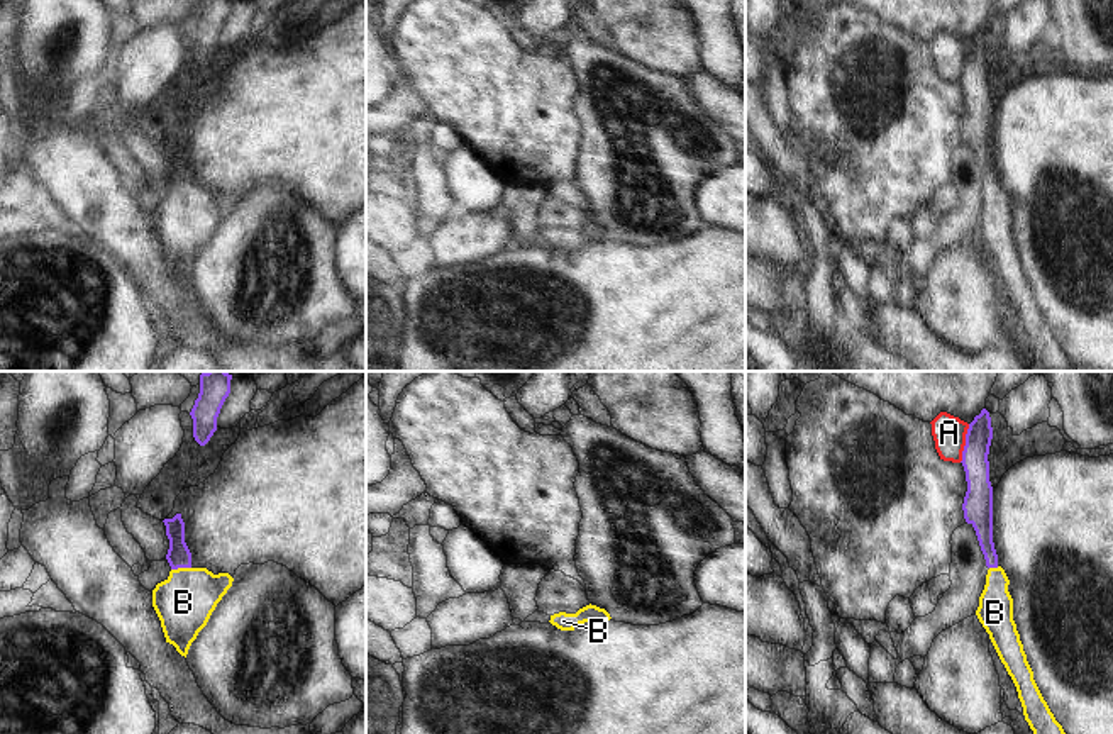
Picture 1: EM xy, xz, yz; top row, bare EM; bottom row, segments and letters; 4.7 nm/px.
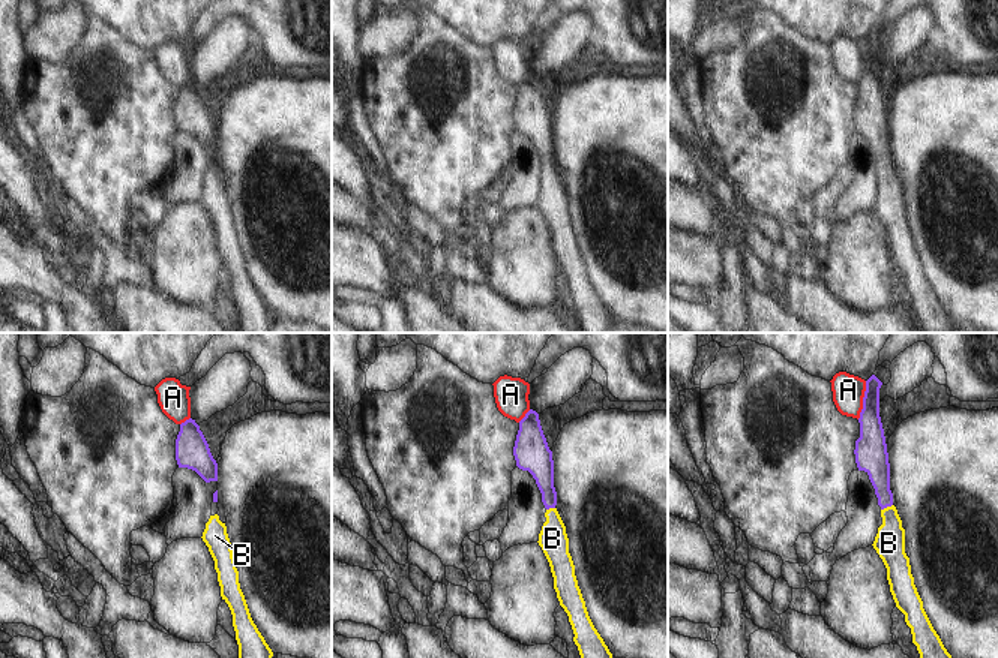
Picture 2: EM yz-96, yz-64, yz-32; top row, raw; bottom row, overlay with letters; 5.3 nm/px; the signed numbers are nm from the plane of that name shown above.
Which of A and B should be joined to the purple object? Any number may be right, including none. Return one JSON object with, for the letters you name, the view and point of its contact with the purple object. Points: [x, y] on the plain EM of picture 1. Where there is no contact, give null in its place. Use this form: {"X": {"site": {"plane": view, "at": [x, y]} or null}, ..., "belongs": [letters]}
{"B": {"site": {"plane": "xy", "at": [180, 187]}}, "belongs": ["B"]}

